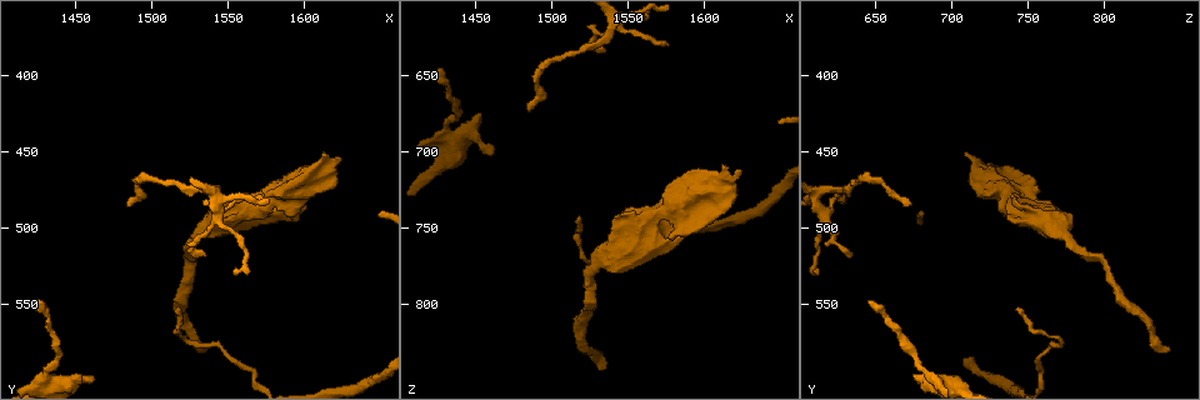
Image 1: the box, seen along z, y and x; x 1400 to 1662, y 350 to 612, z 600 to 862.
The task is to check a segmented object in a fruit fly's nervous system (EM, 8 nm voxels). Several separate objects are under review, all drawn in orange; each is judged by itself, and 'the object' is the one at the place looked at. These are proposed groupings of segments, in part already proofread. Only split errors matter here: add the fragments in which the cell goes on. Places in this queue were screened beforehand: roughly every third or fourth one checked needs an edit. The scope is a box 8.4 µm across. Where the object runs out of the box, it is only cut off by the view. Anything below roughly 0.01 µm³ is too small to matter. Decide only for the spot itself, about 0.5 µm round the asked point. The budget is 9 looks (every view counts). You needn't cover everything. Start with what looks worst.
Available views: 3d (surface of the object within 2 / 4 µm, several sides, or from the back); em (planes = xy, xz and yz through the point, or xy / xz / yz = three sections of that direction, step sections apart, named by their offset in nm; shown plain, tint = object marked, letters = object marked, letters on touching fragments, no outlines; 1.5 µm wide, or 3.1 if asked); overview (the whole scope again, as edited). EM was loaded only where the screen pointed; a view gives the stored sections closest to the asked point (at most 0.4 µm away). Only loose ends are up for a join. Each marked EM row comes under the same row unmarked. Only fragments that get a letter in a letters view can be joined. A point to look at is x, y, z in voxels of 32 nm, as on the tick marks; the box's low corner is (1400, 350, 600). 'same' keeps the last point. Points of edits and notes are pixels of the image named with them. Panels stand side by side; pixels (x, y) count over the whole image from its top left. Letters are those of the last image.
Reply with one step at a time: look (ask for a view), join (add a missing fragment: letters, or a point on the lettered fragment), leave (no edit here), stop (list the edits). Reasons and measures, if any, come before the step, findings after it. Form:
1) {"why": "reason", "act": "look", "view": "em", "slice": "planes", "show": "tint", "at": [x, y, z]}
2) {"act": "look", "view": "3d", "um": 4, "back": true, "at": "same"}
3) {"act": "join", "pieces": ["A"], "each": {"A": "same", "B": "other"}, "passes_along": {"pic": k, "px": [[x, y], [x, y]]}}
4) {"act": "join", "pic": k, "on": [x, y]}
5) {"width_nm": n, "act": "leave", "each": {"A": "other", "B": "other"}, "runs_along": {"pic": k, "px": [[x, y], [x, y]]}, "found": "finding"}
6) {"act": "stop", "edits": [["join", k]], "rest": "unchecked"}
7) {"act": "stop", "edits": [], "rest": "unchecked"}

{"why": "branch stops here", "act": "look", "view": "3d", "um": 2, "at": [1536, 580, 842]}

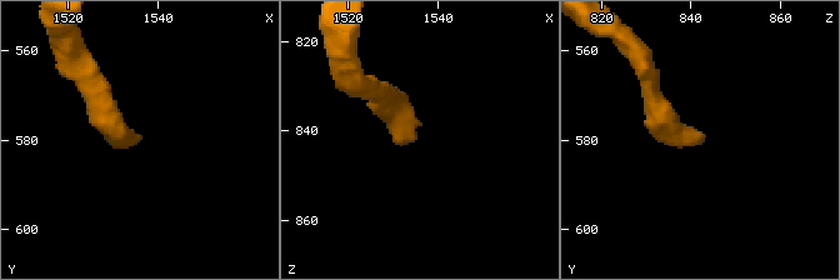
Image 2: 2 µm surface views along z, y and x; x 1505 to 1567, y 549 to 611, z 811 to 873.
{"why": "now the EM", "act": "look", "view": "em", "slice": "planes", "show": "letters", "at": [1535, 580, 842]}

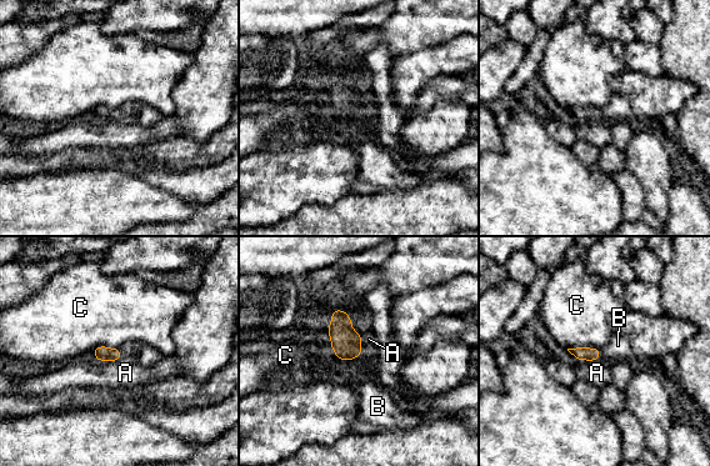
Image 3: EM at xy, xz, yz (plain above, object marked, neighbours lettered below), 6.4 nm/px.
{"longest_contact_nm": ["C", 180], "act": "join", "pieces": ["B"], "each": {"A": "other", "B": "same", "C": "other"}, "passes_along": {"pic": 3, "px": [[345, 341], [355, 356], [369, 391]]}, "found": "it goes on there"}

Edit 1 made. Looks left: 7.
{"why": "free end", "act": "look", "view": "em", "slice": "planes", "show": "letters", "at": [1518, 550, 744]}

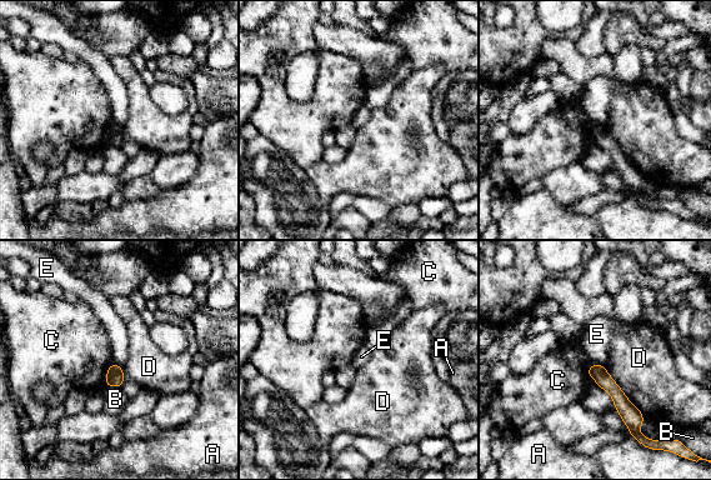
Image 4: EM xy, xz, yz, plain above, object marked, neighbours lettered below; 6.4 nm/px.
{"longest_contact_nm": ["D", 440], "act": "leave", "each": {"A": "other", "B": "other", "C": "other", "D": "other", "E": "other"}, "found": "none of them fits"}

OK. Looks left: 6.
{"why": "an open end", "act": "look", "view": "em", "slice": "xz", "step": 8, "show": "tint", "at": [1428, 548, 646]}

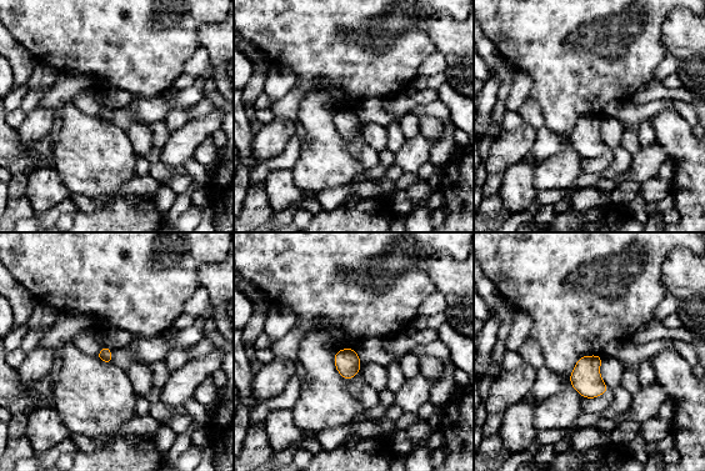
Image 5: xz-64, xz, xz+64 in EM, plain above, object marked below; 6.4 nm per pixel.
{"why": "cut it another way", "act": "look", "view": "em", "slice": "planes", "show": "tint", "at": "same"}

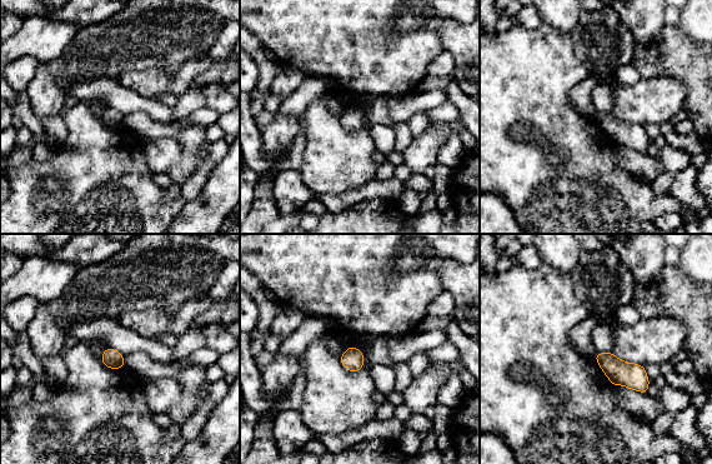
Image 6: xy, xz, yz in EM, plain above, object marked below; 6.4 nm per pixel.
{"act": "look", "view": "em", "slice": "planes", "show": "letters", "at": "same"}

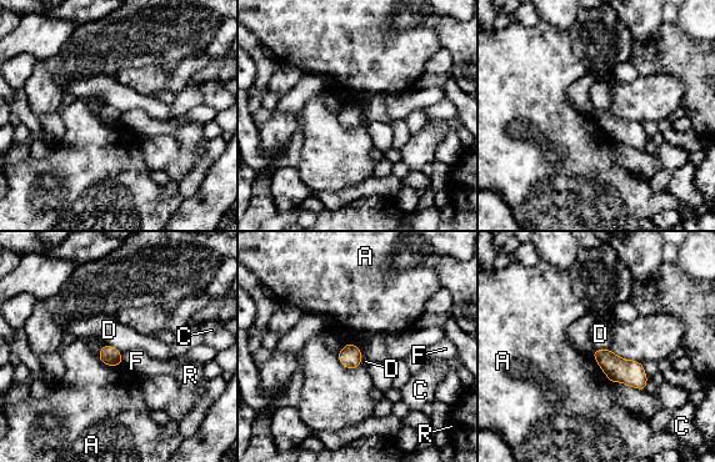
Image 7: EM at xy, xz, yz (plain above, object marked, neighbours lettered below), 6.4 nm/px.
{"act": "leave", "each": {"A": "other", "C": "other", "D": "other", "F": "other", "R": "other"}, "border": {"pic": 7, "px": [[104, 344], [109, 344], [121, 352]]}, "found": "no lettered fragment goes on from it"}

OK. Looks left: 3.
{"act": "look", "view": "em", "slice": "xy", "step": 4, "show": "letters", "at": [1450, 596, 672]}

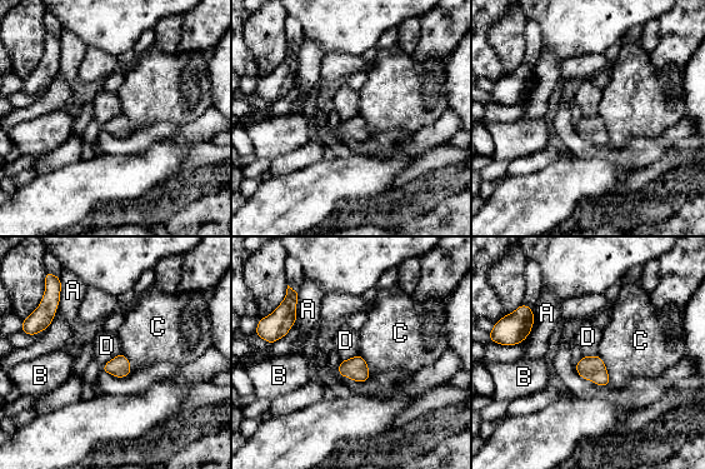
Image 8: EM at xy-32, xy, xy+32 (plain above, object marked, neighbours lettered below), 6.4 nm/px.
{"act": "look", "view": "em", "slice": "planes", "show": "letters", "at": "same"}

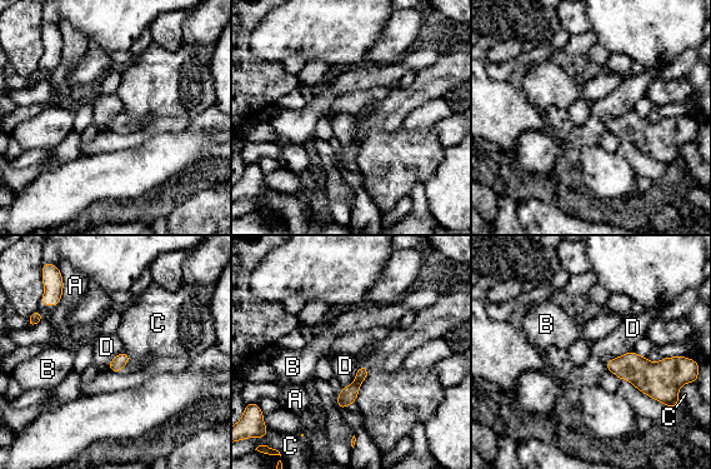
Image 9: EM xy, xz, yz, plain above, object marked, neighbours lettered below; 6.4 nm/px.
{"act": "leave", "each": {"A": "other", "B": "other", "C": "other", "D": "other"}, "runs_along": {"pic": 9, "px": [[362, 369], [357, 383], [341, 405]]}, "found": "none of them fits"}

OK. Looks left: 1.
{"act": "stop", "edits": [["join", 3]], "rest": "unchecked"}

